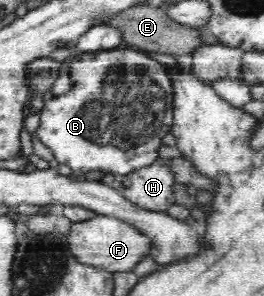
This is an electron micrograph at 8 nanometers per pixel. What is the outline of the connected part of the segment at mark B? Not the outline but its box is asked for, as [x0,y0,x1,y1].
[37,46,174,177]

